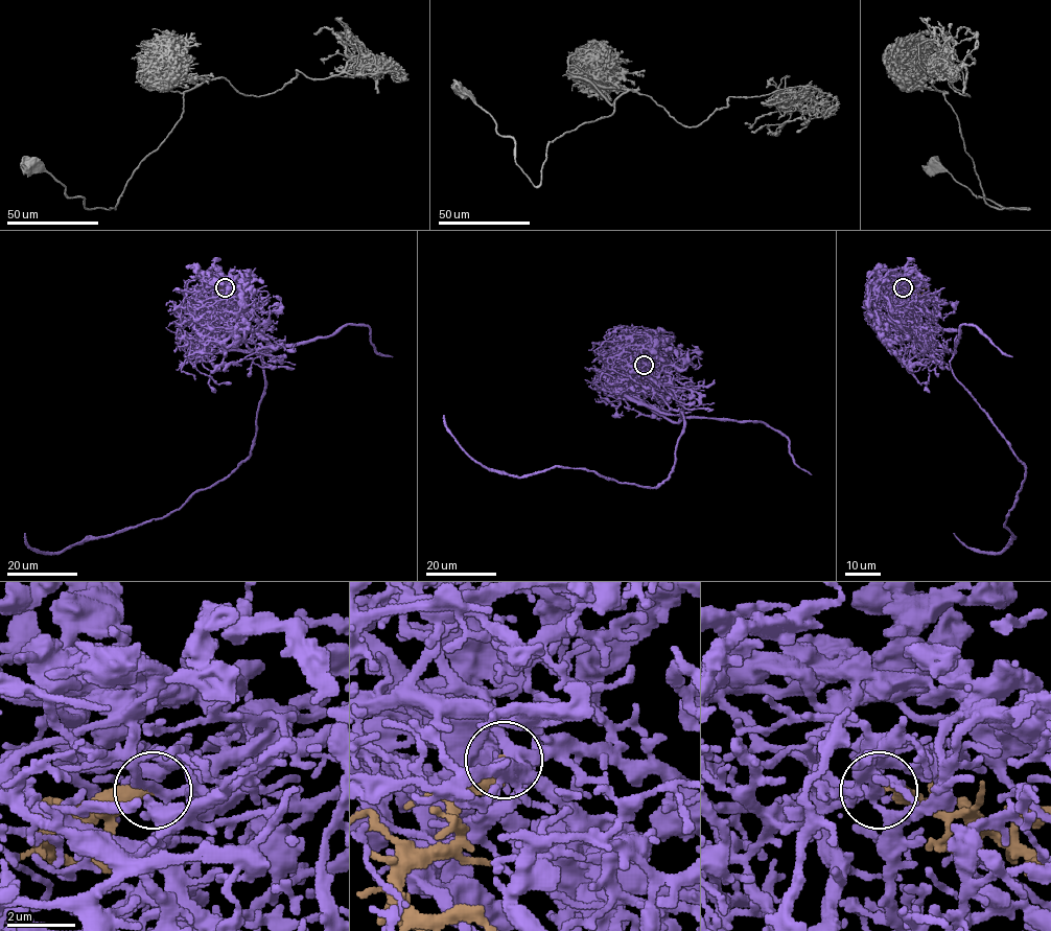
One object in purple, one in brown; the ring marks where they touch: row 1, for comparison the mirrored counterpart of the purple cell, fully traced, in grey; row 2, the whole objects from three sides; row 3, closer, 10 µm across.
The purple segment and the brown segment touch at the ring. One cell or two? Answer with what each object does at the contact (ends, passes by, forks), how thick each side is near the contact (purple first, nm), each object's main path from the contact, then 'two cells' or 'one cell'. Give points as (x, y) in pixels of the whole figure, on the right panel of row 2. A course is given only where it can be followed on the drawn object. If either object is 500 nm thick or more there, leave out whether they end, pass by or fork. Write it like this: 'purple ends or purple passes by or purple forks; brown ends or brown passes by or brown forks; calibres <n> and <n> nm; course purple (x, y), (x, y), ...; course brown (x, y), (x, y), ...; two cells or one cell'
purple forks; brown ends; calibres 200 and 380 nm; course purple (903, 287), (924, 342), (952, 353), (955, 377), (1024, 466), (1000, 552), (953, 533); course brown (903, 287), (925, 299); one cell

